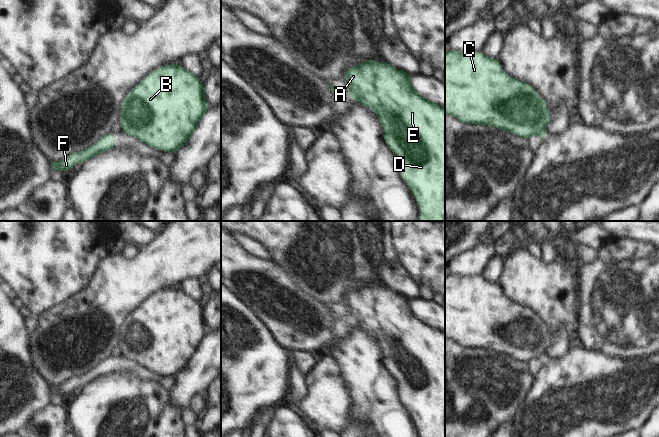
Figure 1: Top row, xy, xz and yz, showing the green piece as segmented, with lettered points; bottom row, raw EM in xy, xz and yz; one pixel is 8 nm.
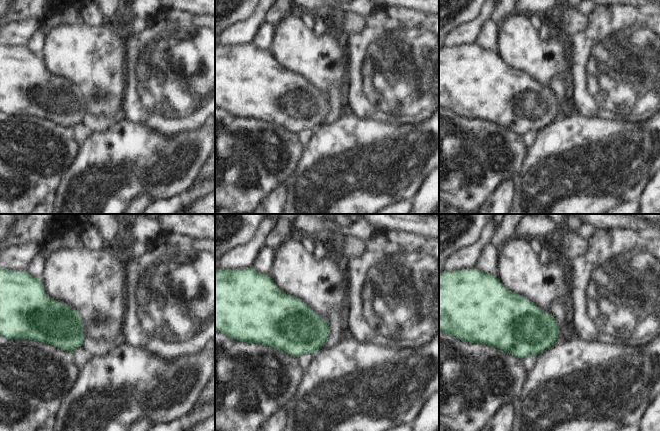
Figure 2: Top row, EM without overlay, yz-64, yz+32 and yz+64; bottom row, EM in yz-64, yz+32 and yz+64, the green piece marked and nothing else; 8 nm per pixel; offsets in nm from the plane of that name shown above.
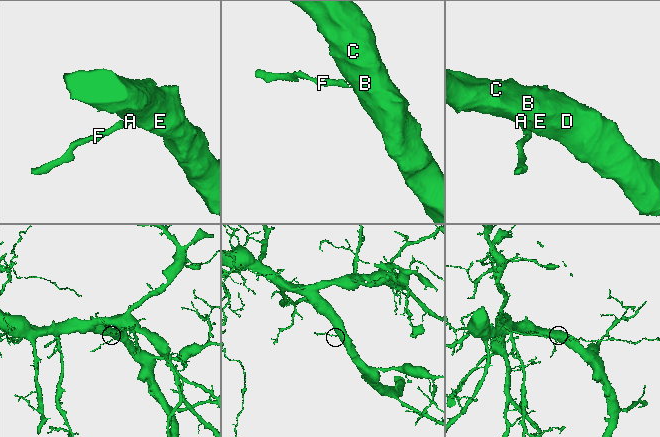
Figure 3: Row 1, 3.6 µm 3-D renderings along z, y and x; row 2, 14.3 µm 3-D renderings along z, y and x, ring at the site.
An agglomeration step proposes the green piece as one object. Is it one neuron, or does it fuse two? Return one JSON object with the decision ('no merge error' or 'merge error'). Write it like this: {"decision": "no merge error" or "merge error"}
{"decision": "merge error"}

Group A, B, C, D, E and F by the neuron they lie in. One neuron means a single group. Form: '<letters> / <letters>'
A B C D E / F

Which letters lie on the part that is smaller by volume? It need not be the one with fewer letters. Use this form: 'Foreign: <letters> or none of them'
Foreign: F

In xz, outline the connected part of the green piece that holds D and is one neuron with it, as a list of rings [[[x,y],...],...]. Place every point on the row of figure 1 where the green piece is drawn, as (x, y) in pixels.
[[[365,60],[361,64],[349,68],[345,72],[343,79],[351,86],[351,98],[356,100],[358,103],[369,107],[379,117],[379,121],[383,126],[382,135],[384,137],[384,142],[398,157],[400,162],[400,174],[416,198],[416,202],[420,209],[419,221],[445,221],[445,108],[425,99],[420,94],[418,94],[412,85],[412,75],[396,69],[391,64],[379,62],[377,60]]]

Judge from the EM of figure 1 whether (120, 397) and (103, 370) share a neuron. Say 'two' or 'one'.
two

